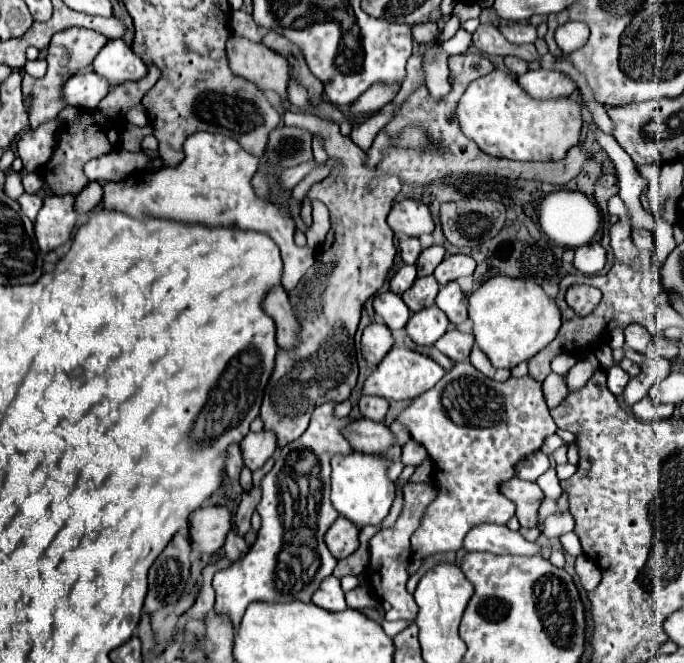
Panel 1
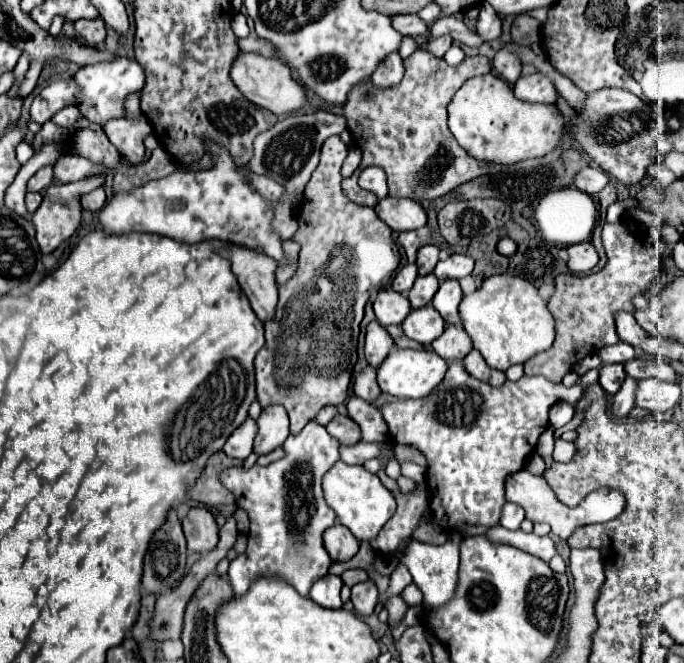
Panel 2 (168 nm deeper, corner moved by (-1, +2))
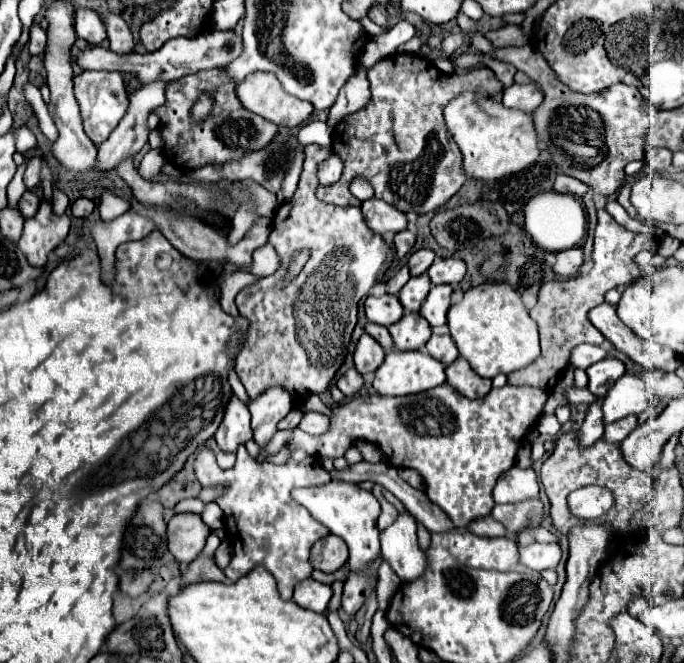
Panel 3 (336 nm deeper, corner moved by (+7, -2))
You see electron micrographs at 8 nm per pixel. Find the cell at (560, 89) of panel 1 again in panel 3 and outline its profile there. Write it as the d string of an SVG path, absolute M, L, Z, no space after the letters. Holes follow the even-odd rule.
M511 85L503 91L503 105L509 109L519 109L525 113L533 113L543 101L543 91L535 85Z

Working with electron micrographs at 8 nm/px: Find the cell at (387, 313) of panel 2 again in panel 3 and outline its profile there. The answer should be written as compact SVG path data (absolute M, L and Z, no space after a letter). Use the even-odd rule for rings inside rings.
M369 295L365 301L365 315L371 323L389 327L403 317L403 305L395 295L383 295L383 297Z

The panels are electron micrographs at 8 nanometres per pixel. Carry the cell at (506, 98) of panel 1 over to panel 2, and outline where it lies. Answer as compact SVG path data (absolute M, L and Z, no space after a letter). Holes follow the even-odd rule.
M487 73L469 79L449 103L449 129L457 143L475 159L513 165L525 159L545 157L561 139L565 119L555 105L527 103L513 95L505 79Z

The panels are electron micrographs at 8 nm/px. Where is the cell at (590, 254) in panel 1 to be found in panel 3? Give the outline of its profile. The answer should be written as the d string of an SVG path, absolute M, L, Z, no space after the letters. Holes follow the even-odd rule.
M579 247L559 251L559 253L555 253L555 257L557 257L557 261L553 265L553 271L561 277L575 277L579 265L583 263L583 251Z

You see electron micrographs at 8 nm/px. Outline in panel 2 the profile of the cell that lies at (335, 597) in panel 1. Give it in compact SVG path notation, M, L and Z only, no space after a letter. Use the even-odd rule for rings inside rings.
M325 575L321 577L319 581L313 583L311 591L309 591L309 597L321 605L321 607L327 607L327 609L341 609L343 607L343 601L341 601L341 577L337 575Z

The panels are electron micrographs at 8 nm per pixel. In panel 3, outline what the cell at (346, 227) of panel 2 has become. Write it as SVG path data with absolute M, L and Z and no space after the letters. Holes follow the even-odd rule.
M309 145L309 147L305 147L305 155L307 157L305 157L305 165L303 165L303 173L301 173L297 191L291 197L291 201L277 207L277 211L273 215L273 229L267 239L267 243L271 243L275 247L275 251L281 259L281 265L273 275L261 277L253 285L243 287L235 297L235 305L239 309L239 315L249 321L249 329L245 333L245 345L241 347L241 351L235 357L235 371L237 371L241 383L247 389L251 399L261 395L261 391L265 391L271 385L285 387L297 399L303 399L309 393L327 391L331 379L335 377L337 369L343 363L341 361L341 339L343 339L343 359L347 355L351 333L357 323L359 299L363 295L367 295L369 289L383 279L387 267L393 261L391 247L387 247L387 243L377 233L369 231L369 227L365 225L363 215L357 207L337 207L337 205L323 203L315 197L315 189L319 187L319 181L315 175L317 163L327 159L331 155L331 149L325 149L321 145ZM305 247L309 247L311 259L301 269L299 277L293 279L289 283L289 287L283 287L283 277L285 277L287 261L289 261L291 253L305 249ZM303 287L307 287L307 317L309 317L307 321L309 323L299 321L295 315L295 303L297 303Z

